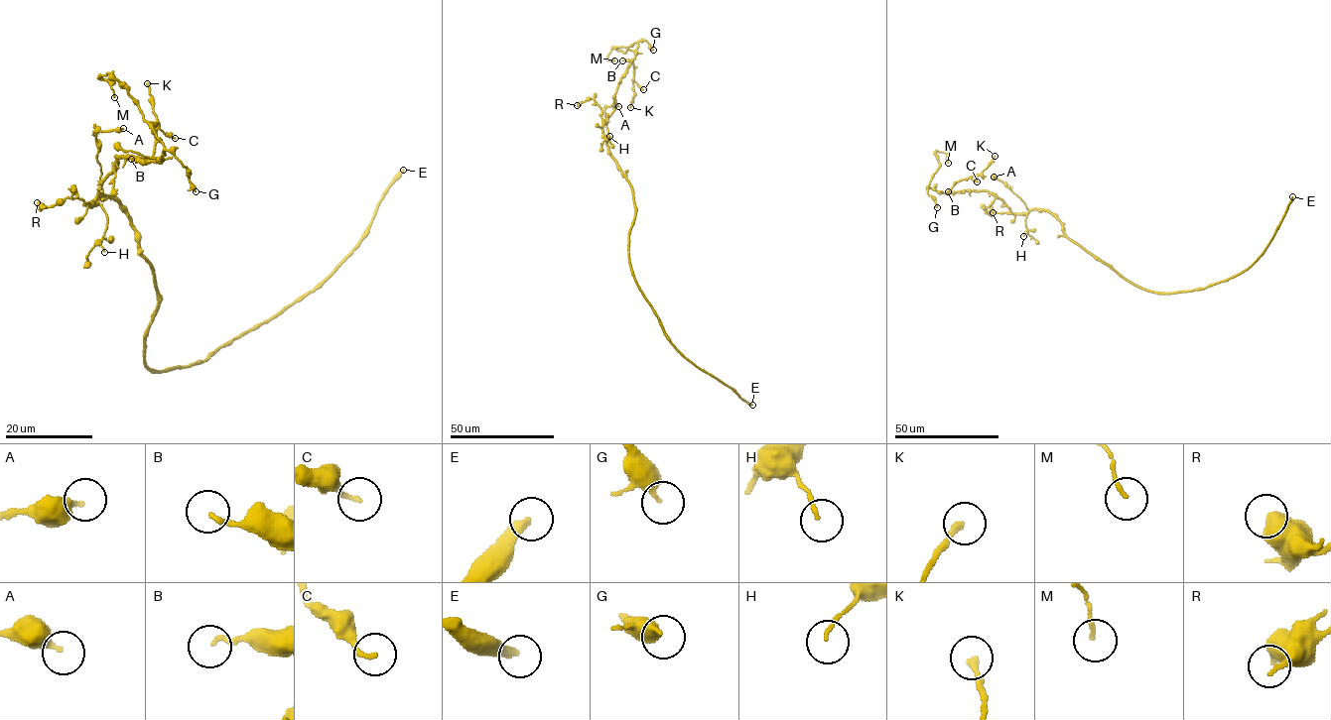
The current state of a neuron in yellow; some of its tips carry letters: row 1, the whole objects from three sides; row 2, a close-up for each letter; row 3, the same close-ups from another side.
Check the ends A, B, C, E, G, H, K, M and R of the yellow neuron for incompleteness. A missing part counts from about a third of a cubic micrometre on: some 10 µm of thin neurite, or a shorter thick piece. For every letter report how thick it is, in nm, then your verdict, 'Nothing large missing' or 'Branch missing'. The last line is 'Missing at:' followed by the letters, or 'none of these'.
A: Thickness 340 nm. Nothing large missing
B: Thickness 150 nm. Nothing large missing
C: Thickness 170 nm. Nothing large missing
E: Thickness 340 nm. Branch missing
G: Thickness 360 nm. Nothing large missing
H: Thickness 100 nm. Nothing large missing
K: Thickness 240 nm. Nothing large missing
M: Thickness 120 nm. Nothing large missing
R: Thickness 500 nm. Nothing large missing
Missing at: E

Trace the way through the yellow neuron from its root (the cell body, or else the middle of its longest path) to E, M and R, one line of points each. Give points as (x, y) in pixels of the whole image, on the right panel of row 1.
E: (1099, 260), (1148, 291), (1177, 293), (1203, 290), (1243, 272), (1262, 255), (1292, 196)
M: (1099, 260), (1046, 211), (1013, 213), (987, 191), (931, 188), (939, 167), (935, 153), (946, 153), (948, 163)
R: (1099, 260), (1073, 242), (1063, 224), (1046, 211), (986, 210), (993, 212)

